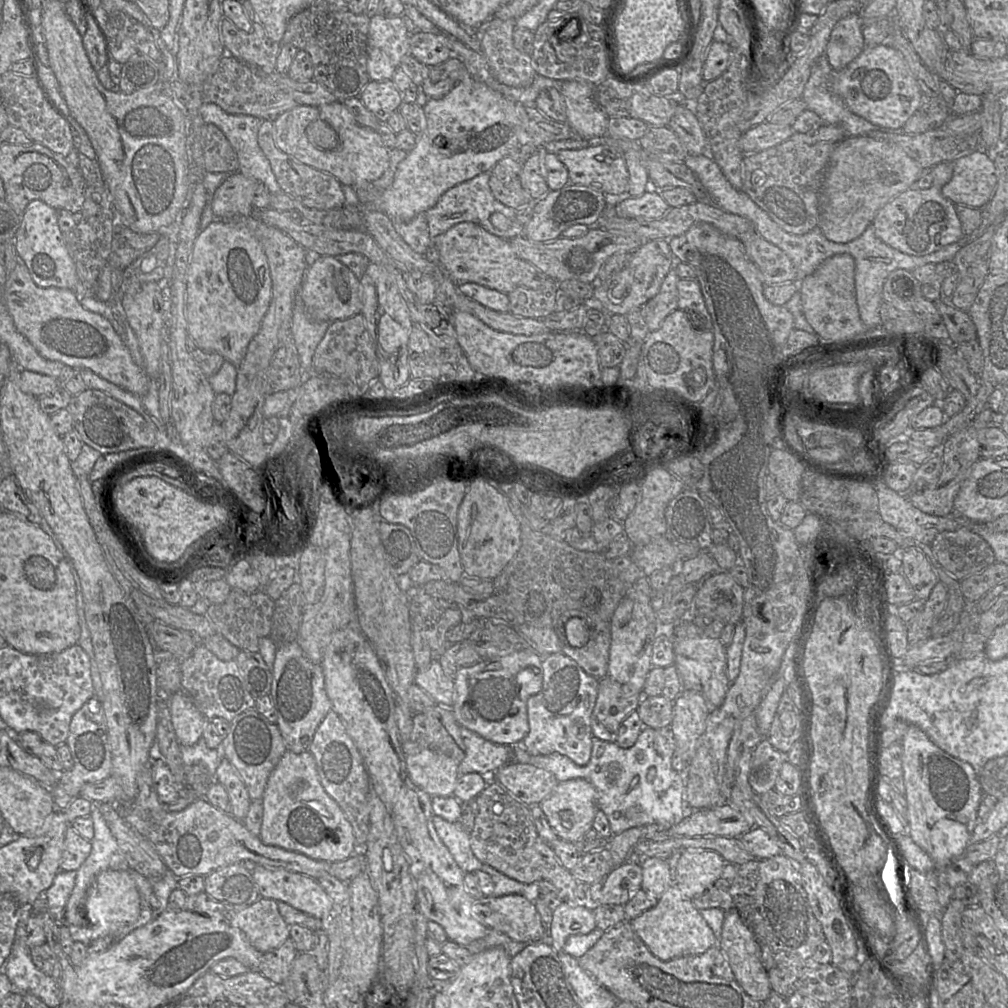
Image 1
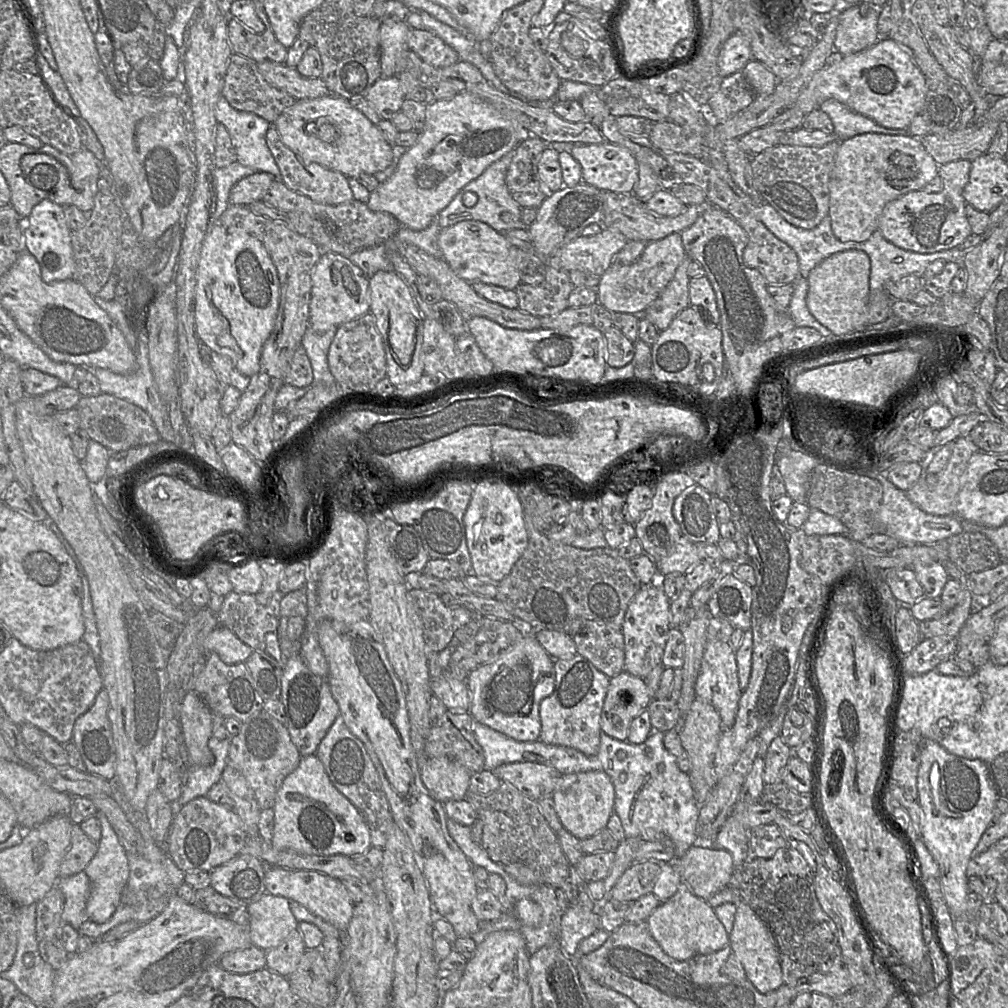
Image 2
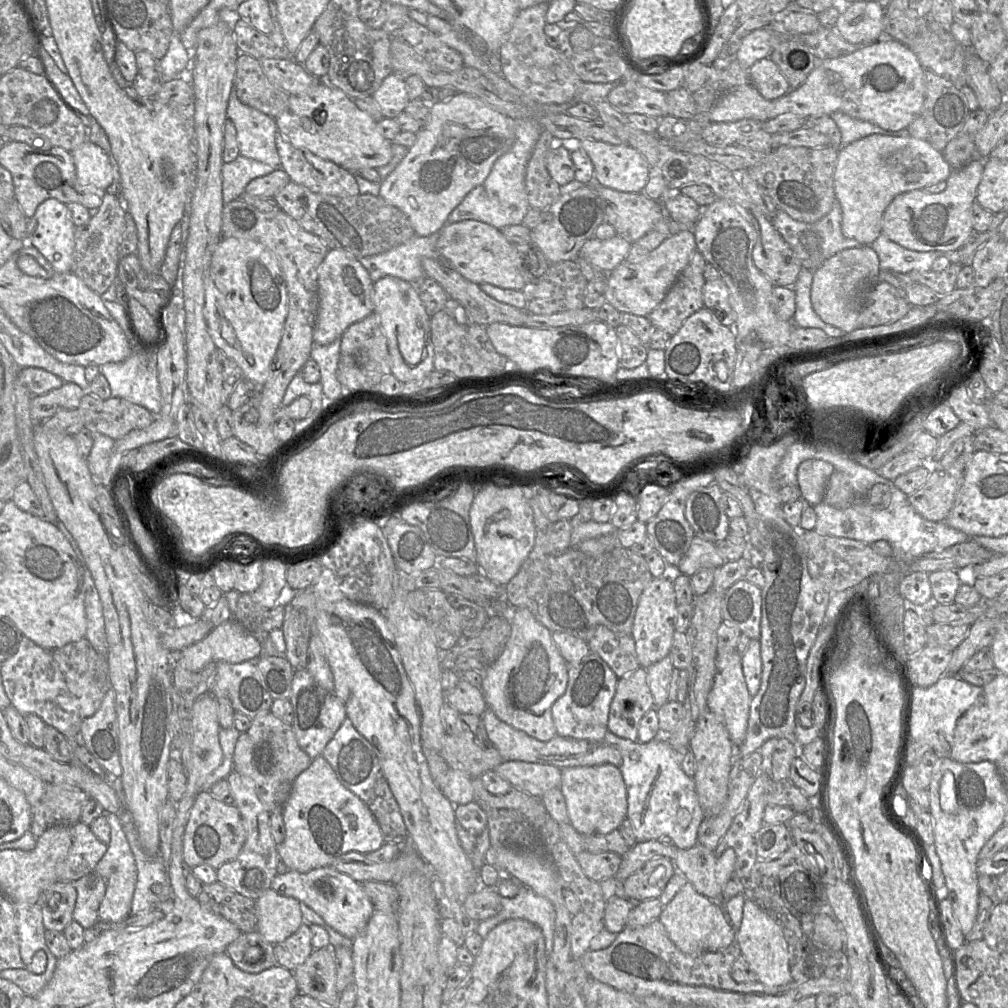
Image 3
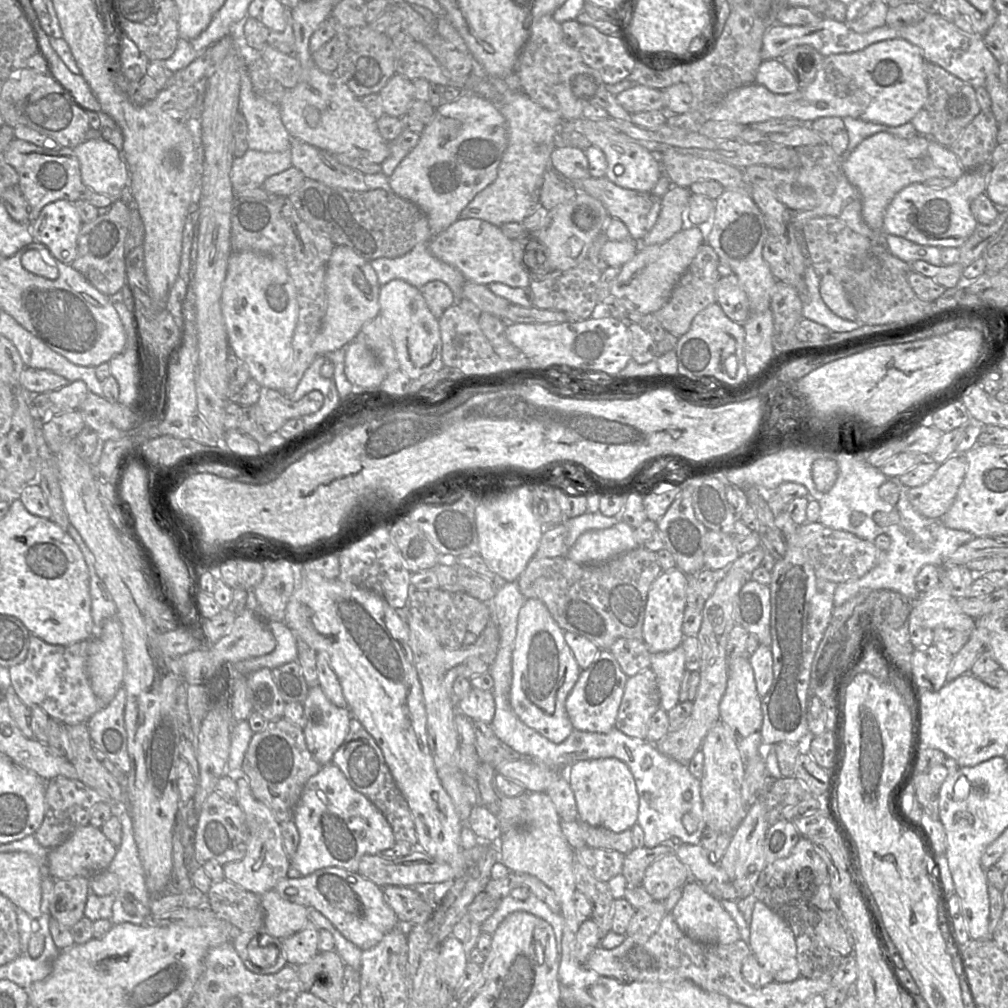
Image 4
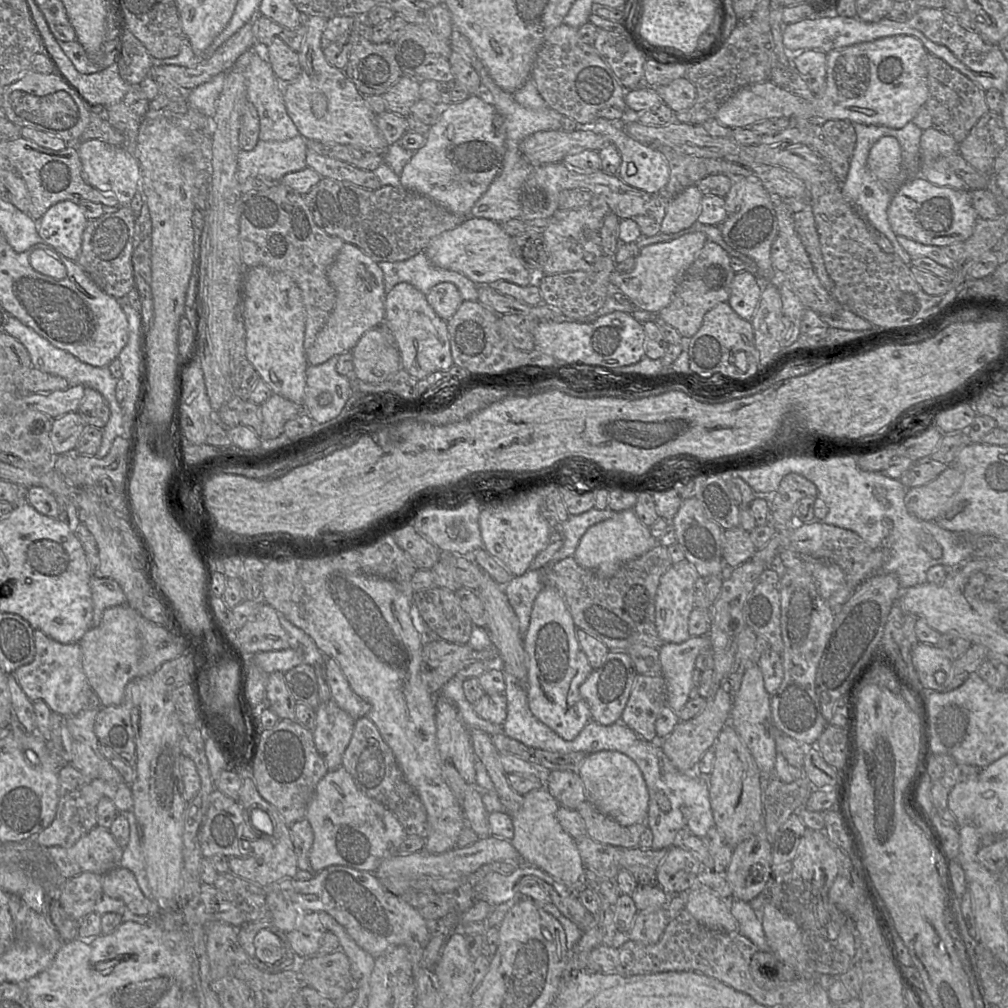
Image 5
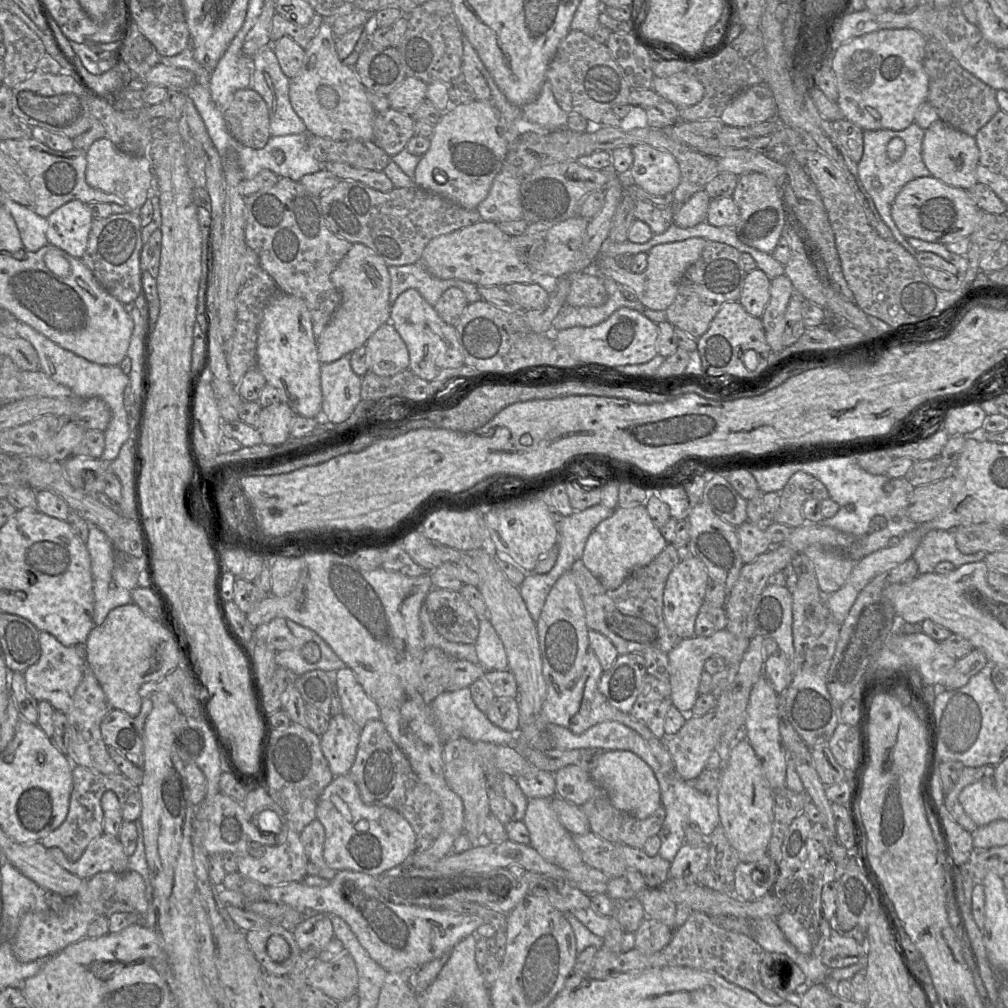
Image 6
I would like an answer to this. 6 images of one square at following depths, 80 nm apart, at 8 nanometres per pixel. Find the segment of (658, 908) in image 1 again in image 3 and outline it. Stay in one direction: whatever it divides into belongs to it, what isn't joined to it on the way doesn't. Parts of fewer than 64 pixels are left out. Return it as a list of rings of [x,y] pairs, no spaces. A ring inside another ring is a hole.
[[[691,883],[684,885],[673,900],[664,906],[658,921],[663,924],[675,946],[692,956],[721,951],[736,940],[736,932],[726,912],[714,901],[699,894]]]

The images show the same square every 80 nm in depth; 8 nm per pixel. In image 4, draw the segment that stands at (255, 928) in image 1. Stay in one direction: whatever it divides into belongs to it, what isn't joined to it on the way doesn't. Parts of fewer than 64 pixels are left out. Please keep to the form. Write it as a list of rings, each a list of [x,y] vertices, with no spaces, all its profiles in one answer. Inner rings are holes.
[[[269,890],[261,895],[264,911],[262,927],[268,934],[285,939],[301,930],[307,922],[307,908]]]

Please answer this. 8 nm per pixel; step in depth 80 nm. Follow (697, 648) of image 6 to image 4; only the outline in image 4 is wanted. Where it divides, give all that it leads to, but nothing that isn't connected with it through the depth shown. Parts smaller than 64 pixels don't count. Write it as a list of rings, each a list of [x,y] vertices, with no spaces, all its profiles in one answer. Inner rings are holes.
[[[682,647],[652,655],[650,669],[656,675],[660,709],[668,712],[679,703],[680,688],[686,671]]]

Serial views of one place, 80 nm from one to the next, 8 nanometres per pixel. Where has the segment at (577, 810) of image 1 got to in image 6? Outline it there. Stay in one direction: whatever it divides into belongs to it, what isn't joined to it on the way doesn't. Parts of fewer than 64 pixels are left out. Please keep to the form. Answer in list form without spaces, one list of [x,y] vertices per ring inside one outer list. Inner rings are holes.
[[[631,751],[602,752],[589,764],[589,773],[596,787],[604,790],[611,804],[620,811],[644,819],[661,805],[661,791],[652,768]]]

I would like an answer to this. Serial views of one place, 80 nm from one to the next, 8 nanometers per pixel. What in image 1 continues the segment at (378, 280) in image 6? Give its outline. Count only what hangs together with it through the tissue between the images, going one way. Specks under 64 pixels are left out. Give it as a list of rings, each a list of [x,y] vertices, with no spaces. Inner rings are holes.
[[[321,255],[308,267],[299,290],[308,316],[318,322],[346,320],[362,313],[362,285],[354,273],[336,257]]]

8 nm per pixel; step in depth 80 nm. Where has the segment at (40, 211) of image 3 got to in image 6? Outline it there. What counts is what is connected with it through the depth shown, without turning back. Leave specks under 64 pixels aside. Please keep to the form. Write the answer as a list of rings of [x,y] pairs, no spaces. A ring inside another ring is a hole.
[[[72,200],[47,217],[48,243],[81,259],[87,247],[93,217],[87,204]]]

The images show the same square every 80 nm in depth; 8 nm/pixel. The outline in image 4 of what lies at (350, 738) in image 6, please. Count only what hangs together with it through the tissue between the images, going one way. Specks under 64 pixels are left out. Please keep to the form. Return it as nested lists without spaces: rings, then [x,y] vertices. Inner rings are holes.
[[[319,686],[310,687],[302,705],[307,748],[321,765],[330,764],[348,734],[351,713],[333,704]]]

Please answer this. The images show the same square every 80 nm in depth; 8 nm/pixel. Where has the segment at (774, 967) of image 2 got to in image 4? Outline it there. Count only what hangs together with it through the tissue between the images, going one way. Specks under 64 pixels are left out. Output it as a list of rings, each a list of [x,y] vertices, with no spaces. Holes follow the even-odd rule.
[[[757,901],[748,926],[750,930],[748,945],[751,955],[772,974],[774,982],[791,982],[799,978],[796,941],[788,924],[764,903]]]

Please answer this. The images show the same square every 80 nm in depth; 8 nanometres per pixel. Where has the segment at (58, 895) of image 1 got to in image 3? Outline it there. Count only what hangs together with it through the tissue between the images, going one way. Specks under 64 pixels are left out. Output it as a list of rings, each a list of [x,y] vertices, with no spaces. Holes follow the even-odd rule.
[[[95,873],[85,875],[72,883],[77,892],[73,921],[86,930],[100,921],[98,910],[105,895],[106,883]]]

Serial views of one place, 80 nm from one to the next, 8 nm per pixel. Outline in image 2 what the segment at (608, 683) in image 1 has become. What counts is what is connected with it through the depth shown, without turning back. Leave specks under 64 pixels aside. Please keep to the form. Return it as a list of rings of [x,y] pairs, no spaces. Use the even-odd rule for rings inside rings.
[[[624,671],[610,678],[601,712],[602,733],[618,741],[627,741],[631,722],[647,709],[651,701],[645,679]]]

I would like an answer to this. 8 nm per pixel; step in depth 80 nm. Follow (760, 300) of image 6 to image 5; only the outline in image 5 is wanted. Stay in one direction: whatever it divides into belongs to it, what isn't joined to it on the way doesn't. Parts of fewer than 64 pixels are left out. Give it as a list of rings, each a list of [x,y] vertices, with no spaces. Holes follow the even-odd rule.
[[[738,272],[731,284],[728,304],[744,320],[751,321],[759,304],[763,282],[755,274]]]

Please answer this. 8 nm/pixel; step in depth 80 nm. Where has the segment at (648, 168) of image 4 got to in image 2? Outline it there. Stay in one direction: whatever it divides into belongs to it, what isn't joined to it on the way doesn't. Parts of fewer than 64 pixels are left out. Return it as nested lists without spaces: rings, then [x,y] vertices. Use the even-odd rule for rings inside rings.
[[[608,142],[575,144],[570,154],[581,165],[583,183],[601,191],[632,194],[639,167],[628,149]]]

